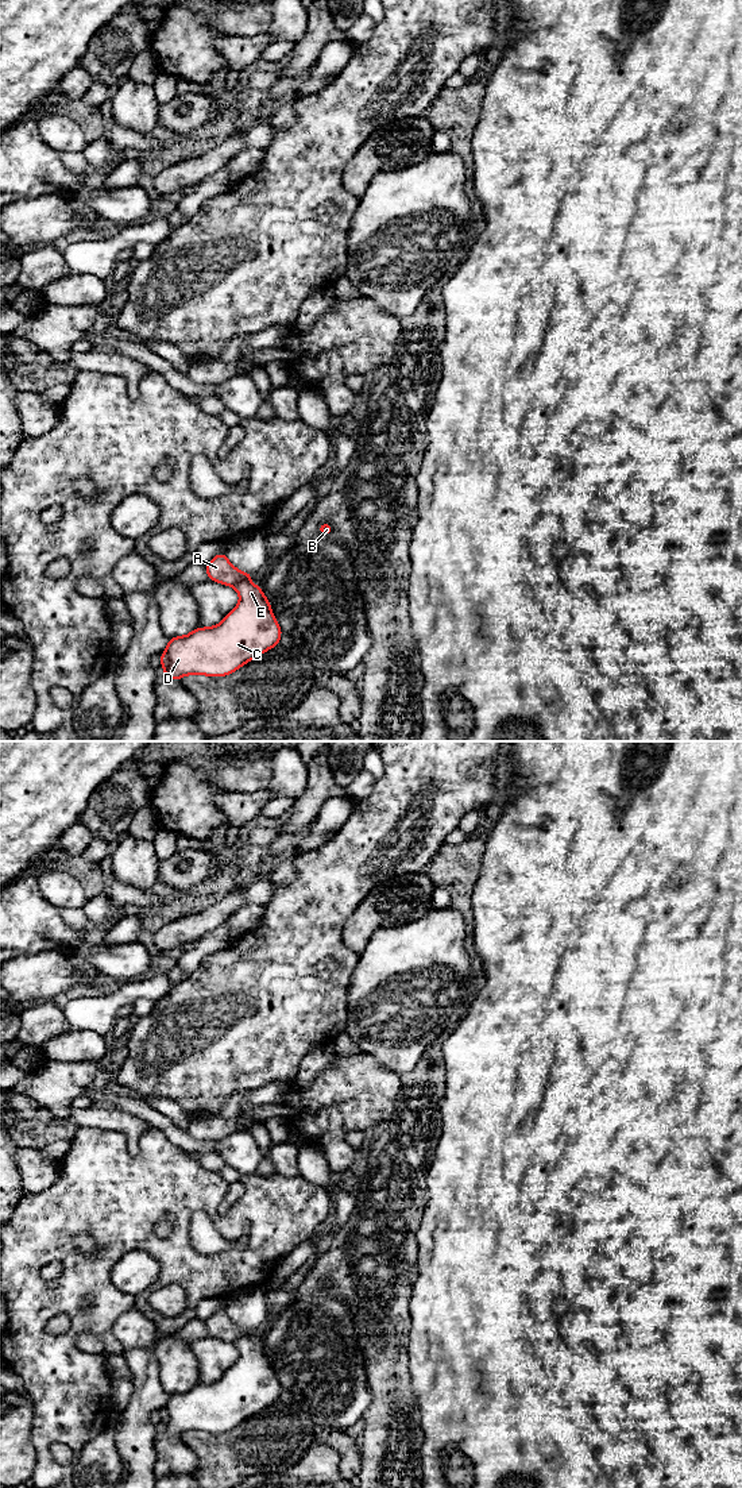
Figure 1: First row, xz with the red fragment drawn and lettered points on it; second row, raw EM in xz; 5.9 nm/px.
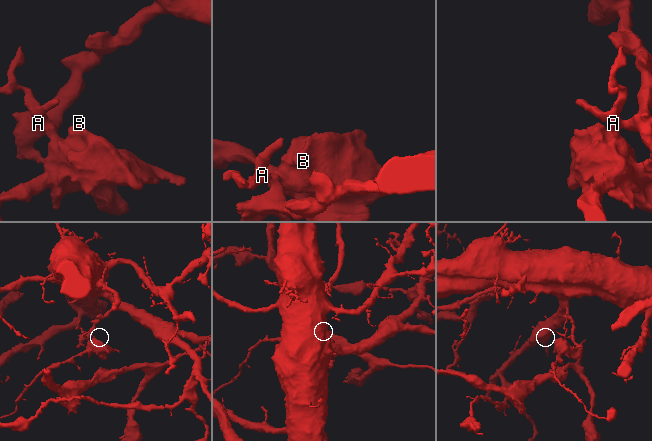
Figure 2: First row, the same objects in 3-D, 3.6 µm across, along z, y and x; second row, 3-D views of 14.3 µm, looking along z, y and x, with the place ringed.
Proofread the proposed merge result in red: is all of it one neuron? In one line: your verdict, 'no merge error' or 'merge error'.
merge error

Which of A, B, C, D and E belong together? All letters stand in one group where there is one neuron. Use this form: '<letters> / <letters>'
A B / C D E

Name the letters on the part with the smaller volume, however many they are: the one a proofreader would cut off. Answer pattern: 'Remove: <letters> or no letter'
Remove: A, B

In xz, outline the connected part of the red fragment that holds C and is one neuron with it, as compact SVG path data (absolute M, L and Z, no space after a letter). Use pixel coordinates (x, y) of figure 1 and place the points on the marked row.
M240 581L233 587L240 601L220 624L169 640L159 659L166 676L229 675L279 644L282 629L259 585Z

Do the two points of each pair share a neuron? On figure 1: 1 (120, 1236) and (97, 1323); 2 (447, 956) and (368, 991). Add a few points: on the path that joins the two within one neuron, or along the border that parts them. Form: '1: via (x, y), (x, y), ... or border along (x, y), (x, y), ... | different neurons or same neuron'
1: via (107, 1257), (99, 1267), (99, 1302) | same neuron
2: via (428, 967), (404, 991), (387, 991) | same neuron

